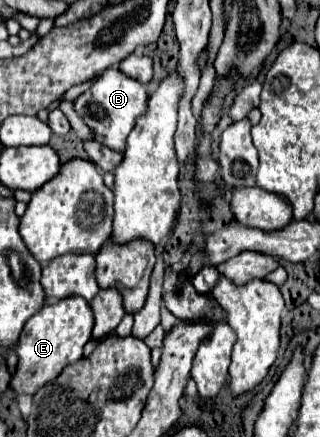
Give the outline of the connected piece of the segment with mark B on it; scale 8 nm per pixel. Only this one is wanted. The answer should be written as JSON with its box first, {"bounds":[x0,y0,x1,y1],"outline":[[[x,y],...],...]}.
{"bounds":[74,67,148,153],"outline":[[[110,67],[96,79],[96,83],[86,93],[82,93],[74,101],[74,107],[76,107],[76,113],[84,119],[84,123],[94,131],[96,141],[110,147],[112,151],[124,153],[128,133],[134,129],[136,119],[146,113],[148,93],[142,83],[138,83],[136,79],[128,79],[122,71],[118,71],[116,67]]]}

